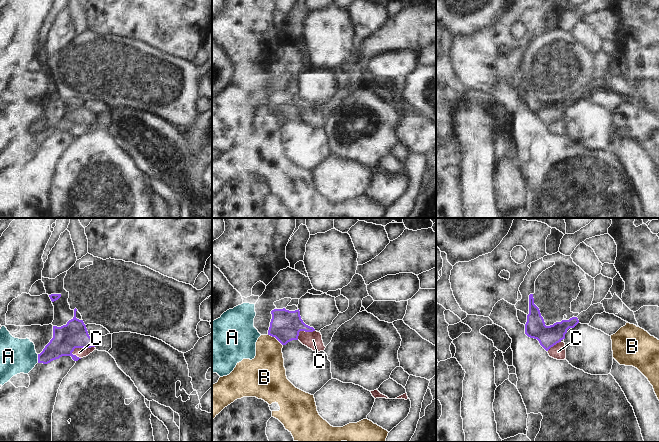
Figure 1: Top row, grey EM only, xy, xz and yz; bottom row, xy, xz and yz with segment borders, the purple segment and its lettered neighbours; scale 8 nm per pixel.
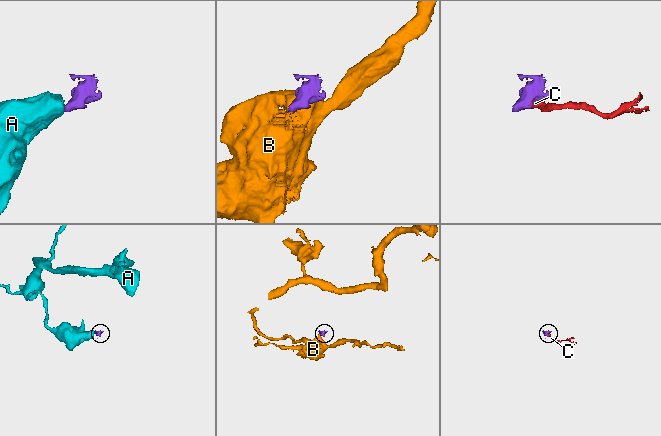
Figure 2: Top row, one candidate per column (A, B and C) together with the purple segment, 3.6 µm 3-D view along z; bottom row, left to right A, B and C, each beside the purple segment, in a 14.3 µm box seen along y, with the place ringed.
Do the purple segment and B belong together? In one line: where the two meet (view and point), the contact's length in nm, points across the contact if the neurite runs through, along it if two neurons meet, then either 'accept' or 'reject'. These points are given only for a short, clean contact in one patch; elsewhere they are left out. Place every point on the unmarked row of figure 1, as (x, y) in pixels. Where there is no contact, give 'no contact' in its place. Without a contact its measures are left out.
contact xz (275, 113); length 150 nm; border xz (268, 110), (273, 112), (282, 121); reject

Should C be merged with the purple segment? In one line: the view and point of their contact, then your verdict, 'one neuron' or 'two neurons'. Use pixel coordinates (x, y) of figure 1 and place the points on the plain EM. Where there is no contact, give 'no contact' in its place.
contact xy (82, 123); two neurons

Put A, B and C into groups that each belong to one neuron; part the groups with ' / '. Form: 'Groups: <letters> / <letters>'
Groups: A / B / C.

